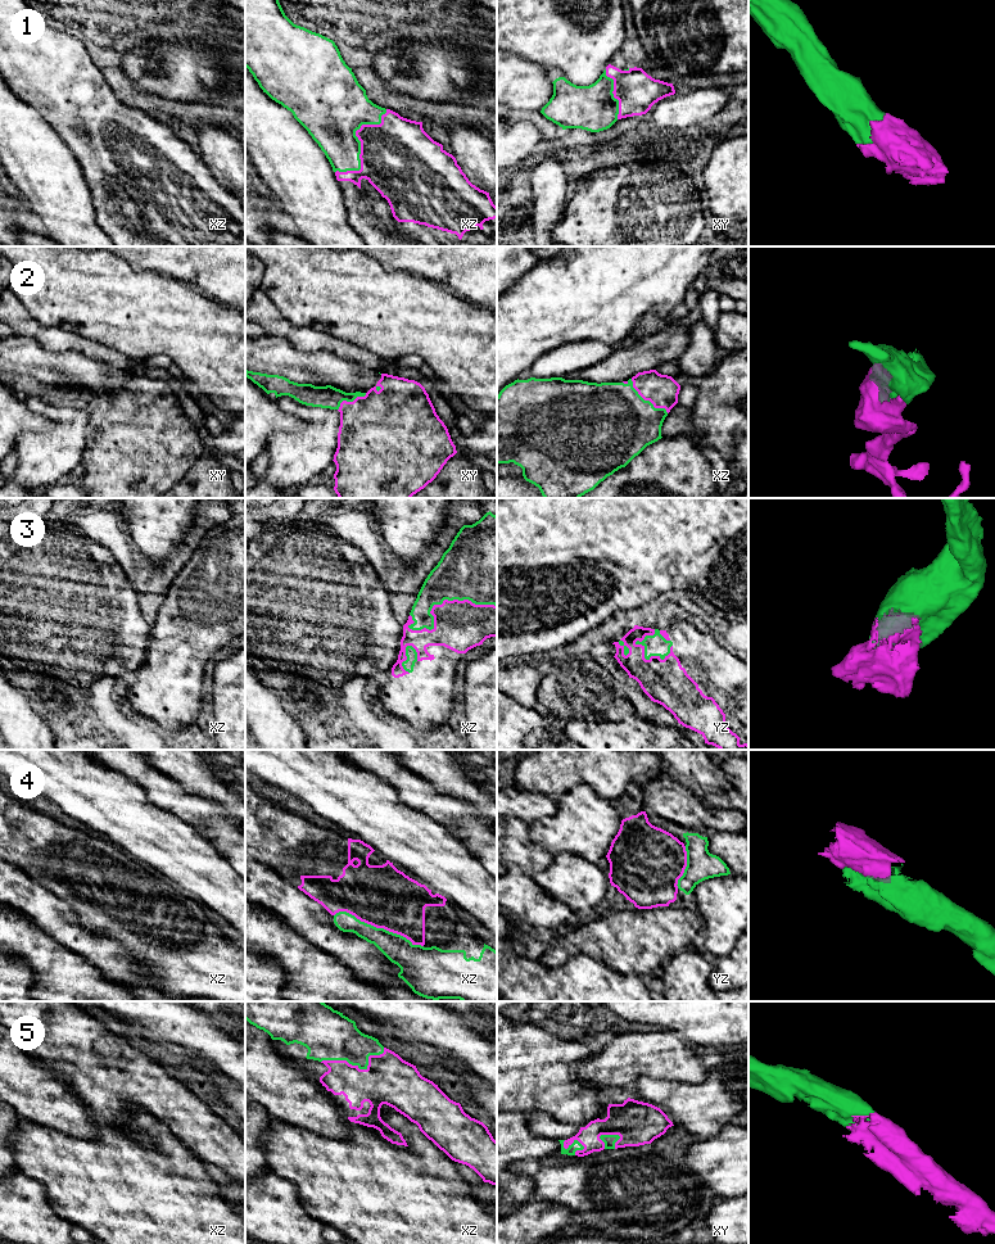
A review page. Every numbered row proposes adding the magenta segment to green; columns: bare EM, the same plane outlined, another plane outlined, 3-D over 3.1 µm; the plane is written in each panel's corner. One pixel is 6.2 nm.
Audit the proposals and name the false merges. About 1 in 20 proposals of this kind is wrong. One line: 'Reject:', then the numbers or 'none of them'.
Reject: none of them

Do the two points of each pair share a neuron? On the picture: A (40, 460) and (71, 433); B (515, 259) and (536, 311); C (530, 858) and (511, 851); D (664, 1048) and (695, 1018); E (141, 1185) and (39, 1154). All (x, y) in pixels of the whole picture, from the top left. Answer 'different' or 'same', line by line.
A: same
B: different
C: same
D: different
E: same

